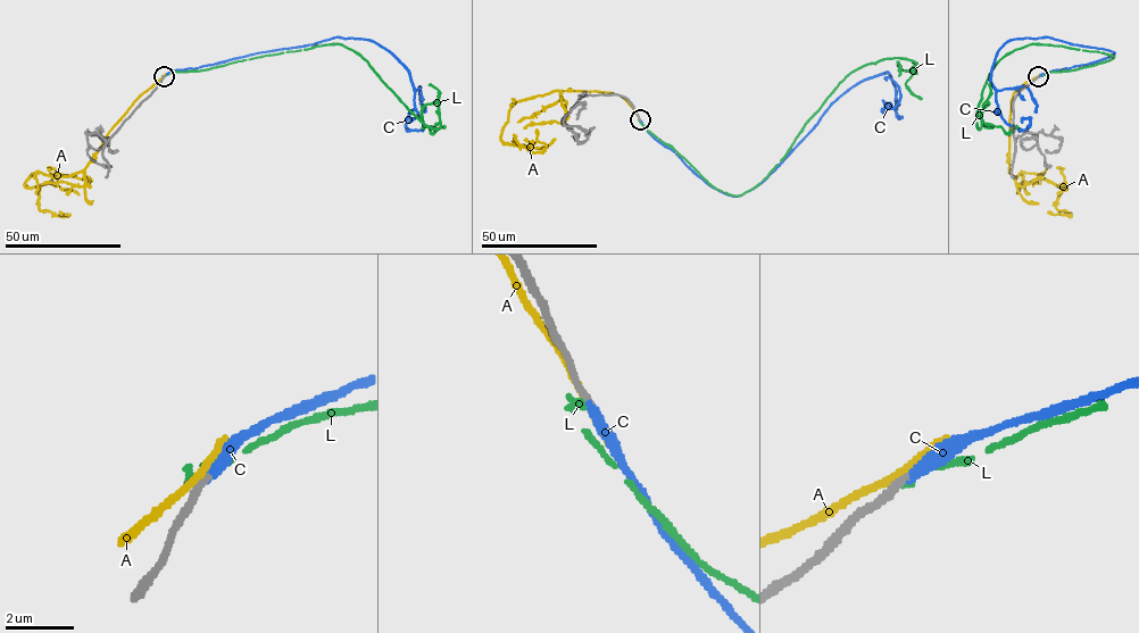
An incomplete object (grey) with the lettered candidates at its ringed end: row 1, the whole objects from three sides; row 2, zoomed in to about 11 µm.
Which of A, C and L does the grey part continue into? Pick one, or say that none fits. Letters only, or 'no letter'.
C

